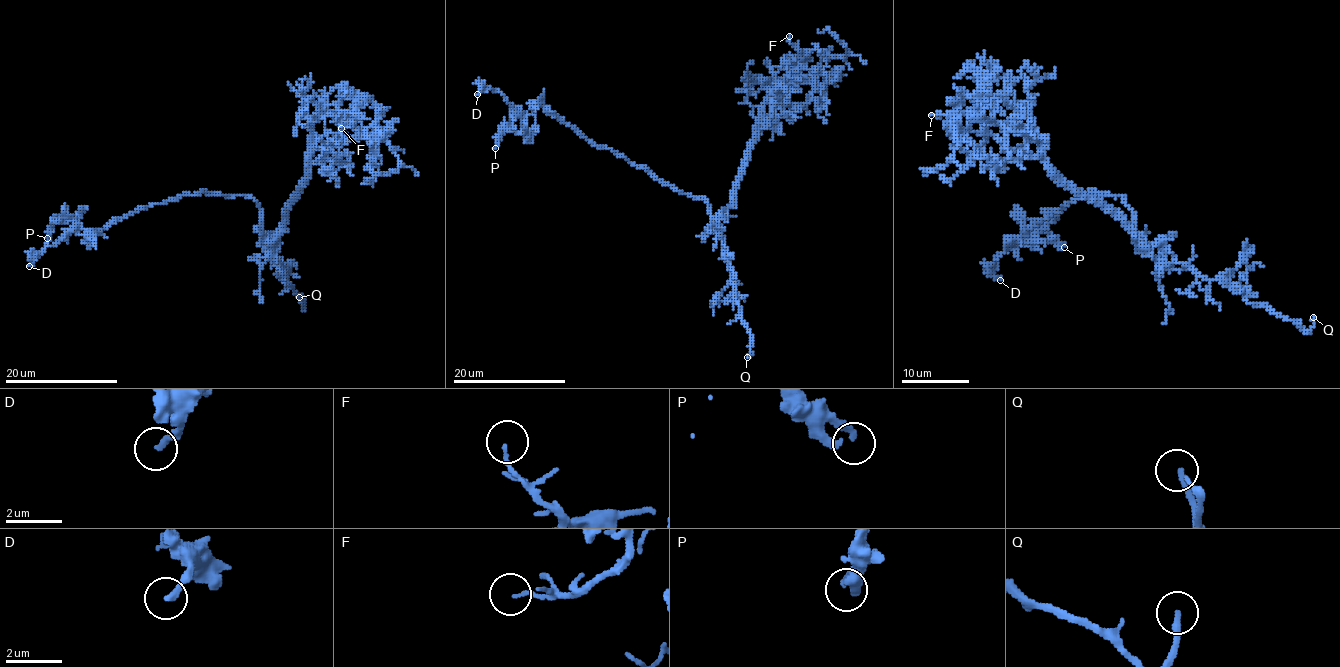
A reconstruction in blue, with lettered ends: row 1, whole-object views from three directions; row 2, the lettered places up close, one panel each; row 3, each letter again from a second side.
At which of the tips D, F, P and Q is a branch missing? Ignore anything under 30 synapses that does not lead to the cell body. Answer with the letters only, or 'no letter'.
Q

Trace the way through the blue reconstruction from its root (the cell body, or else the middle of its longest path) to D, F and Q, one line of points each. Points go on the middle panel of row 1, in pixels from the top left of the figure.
D: (714, 217), (704, 200), (597, 148), (543, 107), (519, 114), (496, 91), (477, 94)
F: (714, 217), (732, 199), (747, 149), (758, 129), (761, 108), (780, 91), (783, 80), (803, 61), (789, 36)
Q: (714, 217), (721, 230), (722, 256), (731, 269), (739, 317), (752, 336), (751, 354), (747, 357)

